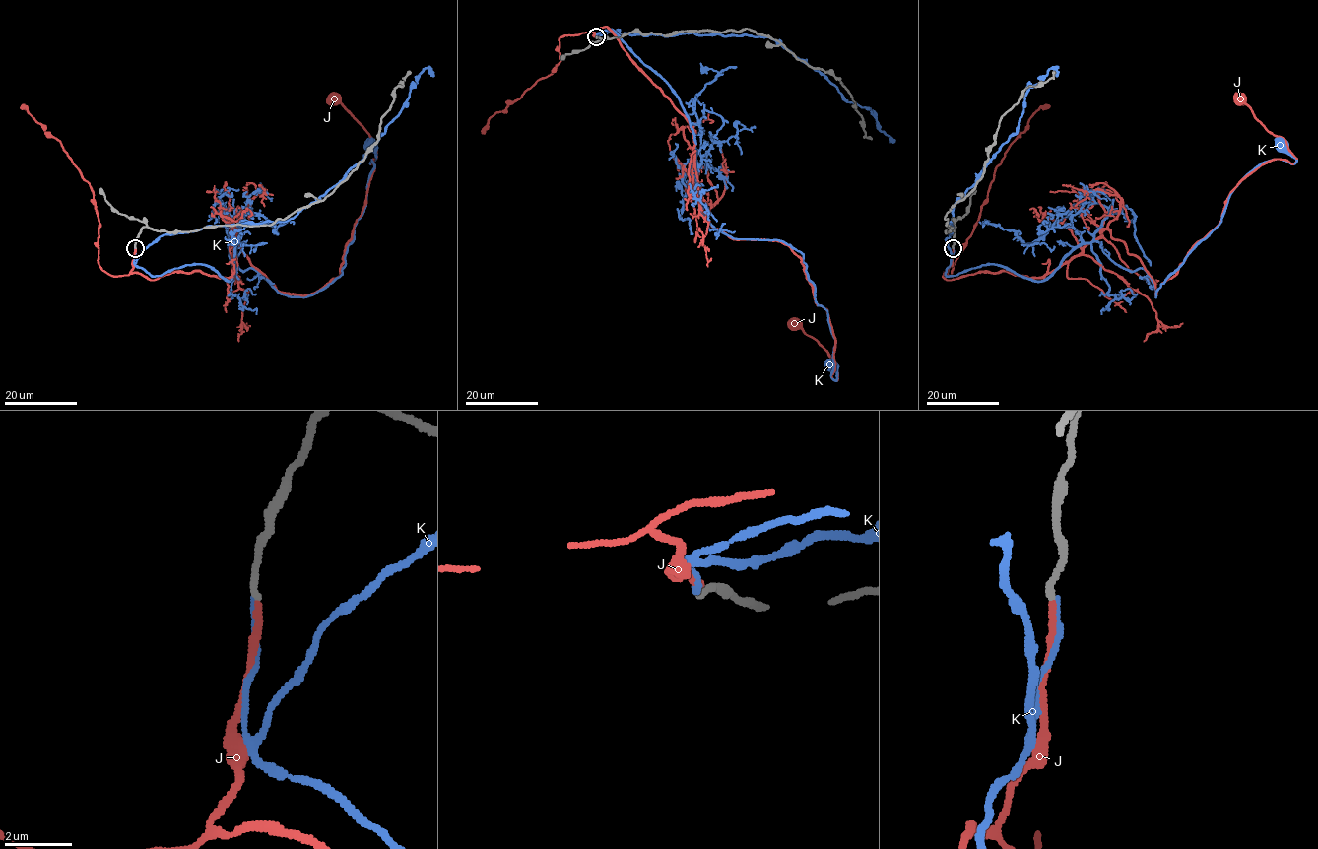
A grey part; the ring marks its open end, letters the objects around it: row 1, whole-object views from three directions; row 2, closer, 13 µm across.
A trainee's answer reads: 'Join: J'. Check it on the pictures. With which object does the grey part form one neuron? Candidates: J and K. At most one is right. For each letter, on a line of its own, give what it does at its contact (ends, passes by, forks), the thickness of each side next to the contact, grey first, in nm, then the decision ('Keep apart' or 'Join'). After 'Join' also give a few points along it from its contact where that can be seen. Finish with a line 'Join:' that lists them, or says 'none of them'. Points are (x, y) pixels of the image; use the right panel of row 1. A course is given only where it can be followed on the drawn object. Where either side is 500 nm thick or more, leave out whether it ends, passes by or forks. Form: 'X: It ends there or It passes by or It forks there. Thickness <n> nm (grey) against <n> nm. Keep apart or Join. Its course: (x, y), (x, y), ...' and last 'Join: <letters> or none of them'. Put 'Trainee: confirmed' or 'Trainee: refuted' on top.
Trainee: confirmed
J: It ends there. Thickness 200 nm (grey) against 200 nm. Join. Its course: (953, 248), (948, 280), (1040, 278), (1107, 229), (1155, 295), (1231, 190), (1257, 166), (1296, 159), (1240, 99)
K: It ends there. Thickness 200 nm (grey) against 200 nm. Keep apart
Join: J

